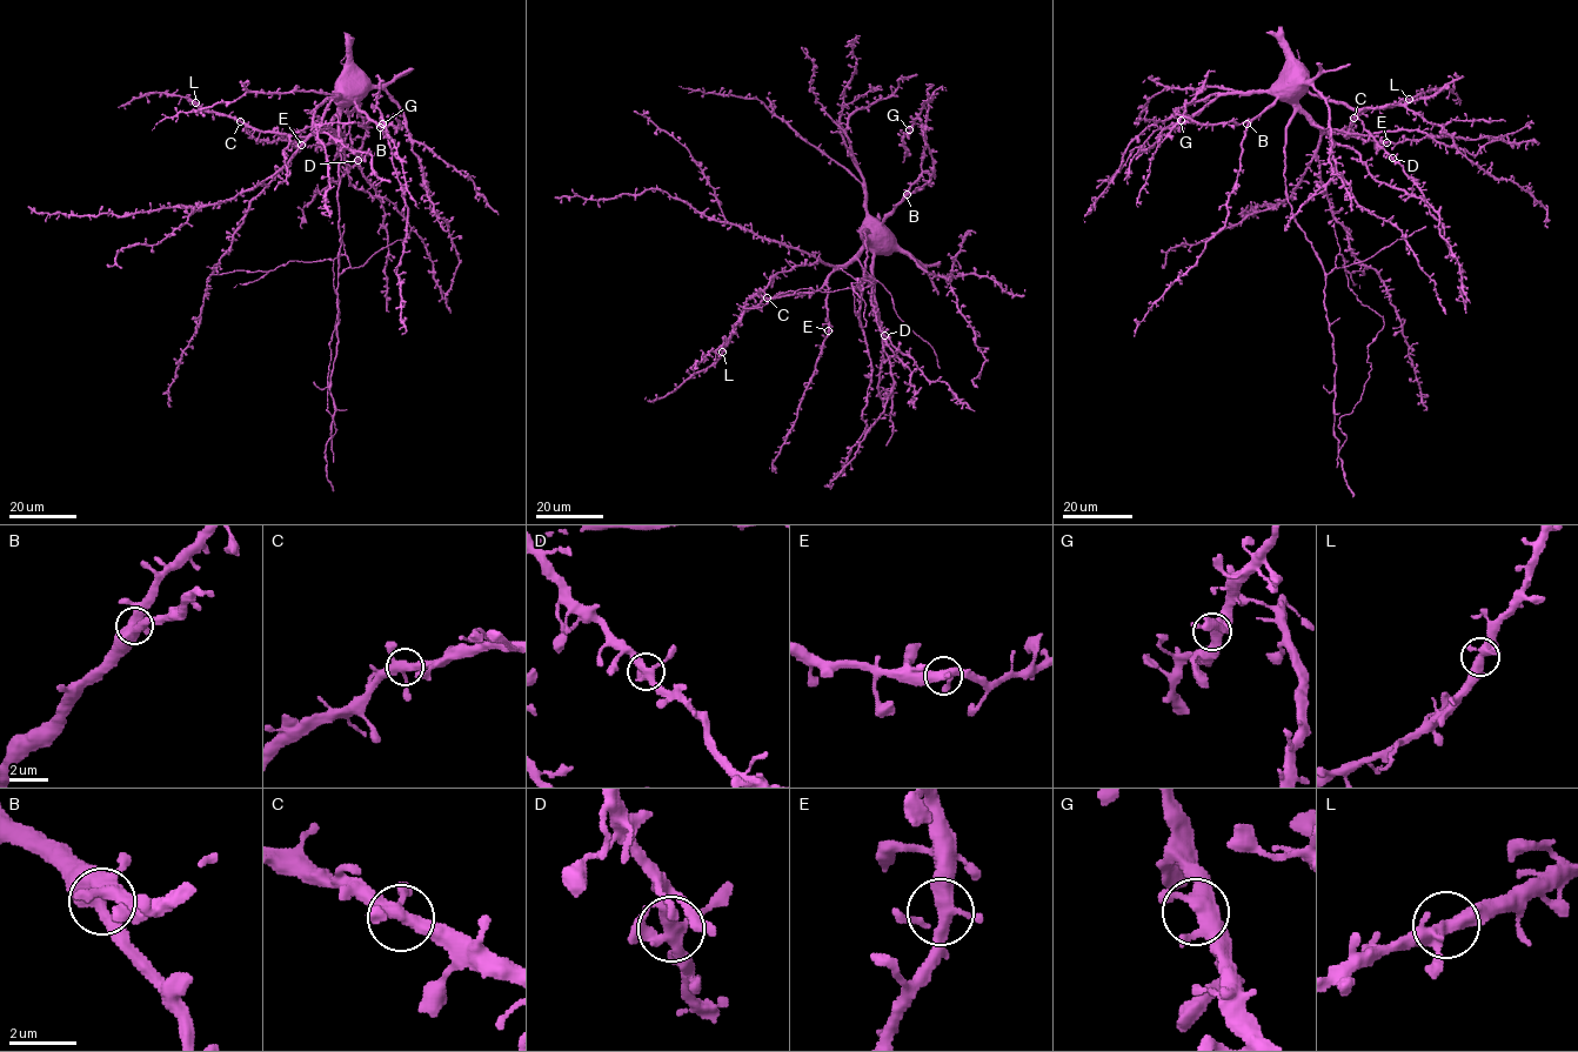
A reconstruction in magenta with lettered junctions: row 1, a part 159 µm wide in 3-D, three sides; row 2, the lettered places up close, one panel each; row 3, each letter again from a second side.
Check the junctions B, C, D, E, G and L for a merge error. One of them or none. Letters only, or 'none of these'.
none of these

